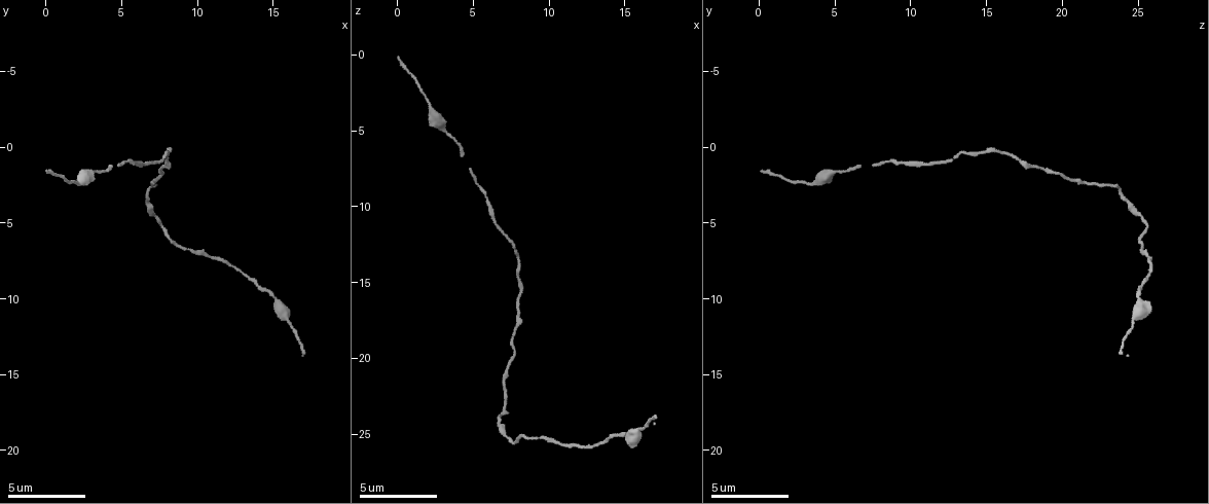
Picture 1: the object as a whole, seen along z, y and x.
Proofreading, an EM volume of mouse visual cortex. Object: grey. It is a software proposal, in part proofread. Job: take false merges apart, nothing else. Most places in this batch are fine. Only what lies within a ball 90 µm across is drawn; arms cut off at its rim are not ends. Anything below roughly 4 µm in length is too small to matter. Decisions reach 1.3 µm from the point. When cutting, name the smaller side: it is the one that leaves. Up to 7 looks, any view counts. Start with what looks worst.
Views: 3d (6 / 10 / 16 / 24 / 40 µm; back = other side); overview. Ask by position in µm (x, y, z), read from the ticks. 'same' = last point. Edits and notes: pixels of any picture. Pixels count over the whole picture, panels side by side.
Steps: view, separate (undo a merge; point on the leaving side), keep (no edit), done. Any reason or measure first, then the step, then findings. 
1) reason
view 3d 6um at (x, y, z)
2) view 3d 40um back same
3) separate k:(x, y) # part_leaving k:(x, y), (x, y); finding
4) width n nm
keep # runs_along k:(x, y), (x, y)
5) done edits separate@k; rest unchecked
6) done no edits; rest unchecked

calibre changes
view 3d 6um at (5.6, 1.0, 9.0)

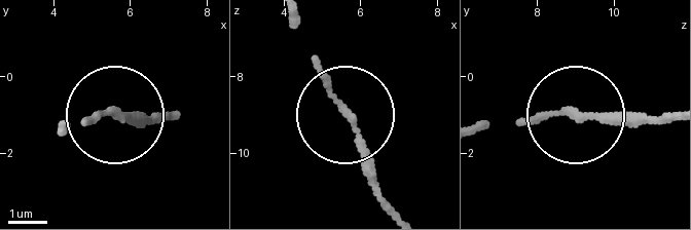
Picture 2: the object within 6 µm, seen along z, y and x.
keep # continuous, no second cell

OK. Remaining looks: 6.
sudden change in width
view 3d 6um at (7.6, 5.2, 25.4)

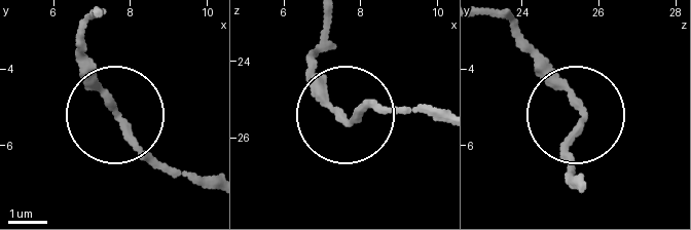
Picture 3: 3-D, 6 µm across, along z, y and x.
keep # runs_along 3:(324, 29), (314, 78), (336, 111), (419, 108); one cell here

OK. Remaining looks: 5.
thick turns thin
view 3d 10um at (3.0, 1.6, 4.8)

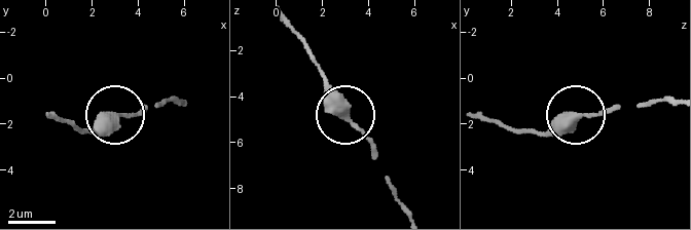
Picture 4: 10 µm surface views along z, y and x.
view 3d 10um back at (3.0, 1.7, 4.9)

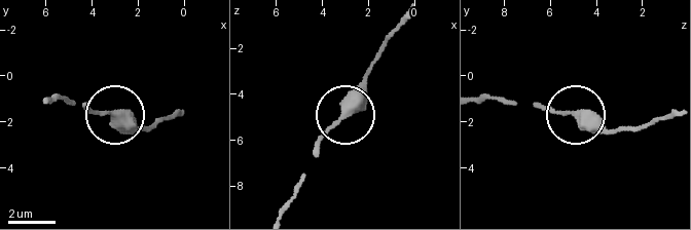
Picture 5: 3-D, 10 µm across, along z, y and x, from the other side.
width 390 nm
keep # runs_along 5:(280, 211), (323, 140), (344, 117), (349, 99), (379, 60); all the same cell

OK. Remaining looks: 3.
done no edits; rest unchecked

